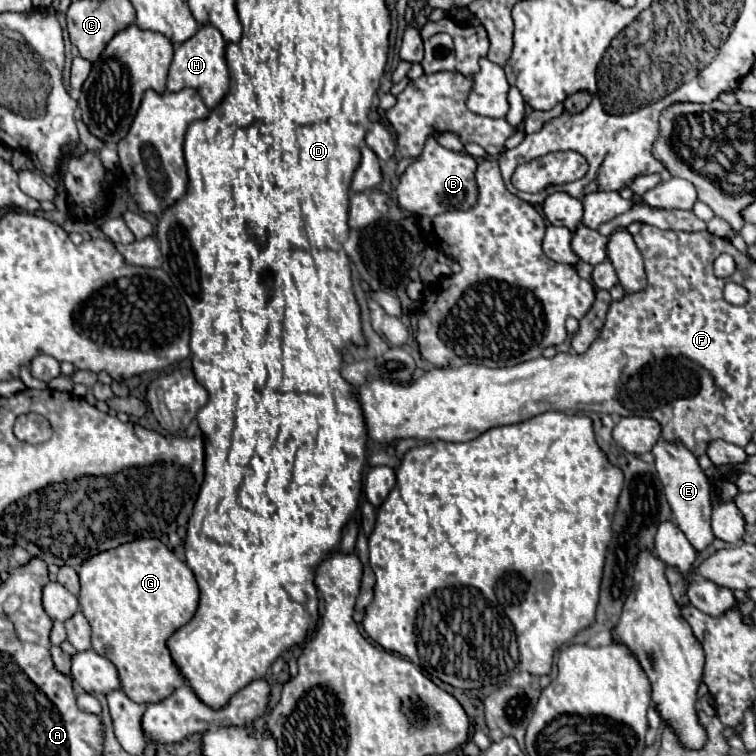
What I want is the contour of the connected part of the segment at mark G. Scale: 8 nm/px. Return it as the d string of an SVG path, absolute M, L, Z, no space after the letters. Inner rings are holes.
M140 538L88 558L80 566L78 576L82 586L78 602L92 626L92 648L116 666L124 694L134 702L150 704L164 700L172 690L182 686L184 680L170 658L166 640L180 626L188 624L198 608L198 584L192 570L158 538Z

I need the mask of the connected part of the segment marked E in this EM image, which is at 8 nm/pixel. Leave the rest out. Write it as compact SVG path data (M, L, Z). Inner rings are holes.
M658 440L652 448L652 454L656 456L656 470L660 476L660 482L666 490L668 504L676 516L676 522L680 530L686 534L686 538L692 542L696 550L704 550L712 540L712 528L710 528L710 514L712 514L712 504L710 504L710 480L698 466L696 456L680 442L668 442L668 440Z

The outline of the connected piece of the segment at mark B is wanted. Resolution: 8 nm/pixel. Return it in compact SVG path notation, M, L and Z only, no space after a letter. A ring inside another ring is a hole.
M430 136L424 144L422 154L416 162L412 162L402 176L394 182L394 198L396 204L410 212L412 216L438 216L448 210L468 210L472 202L476 200L476 160L470 154L452 152L436 142L434 136Z

